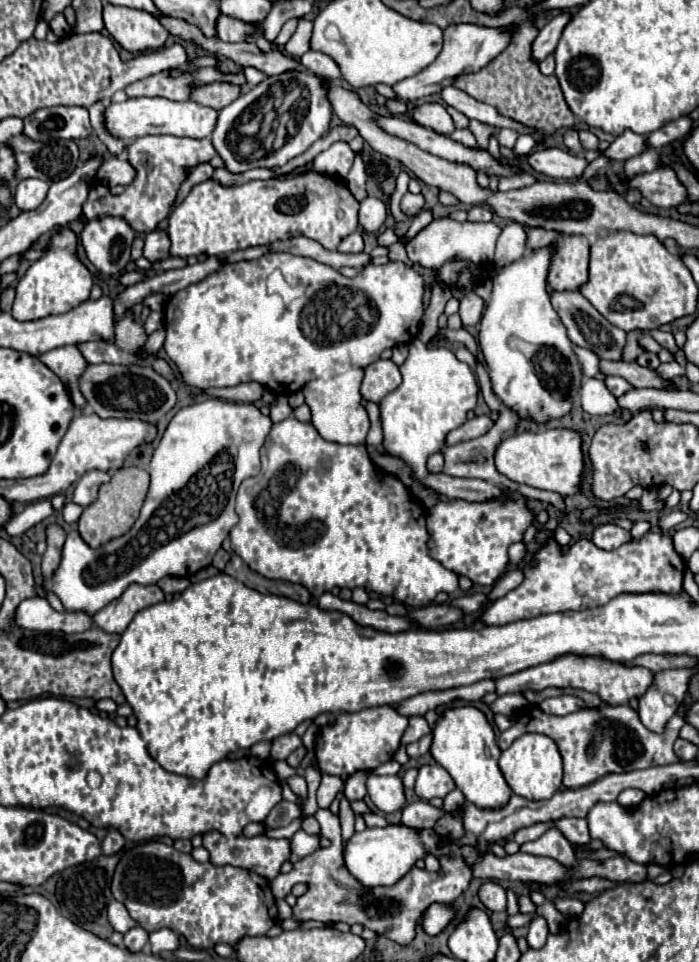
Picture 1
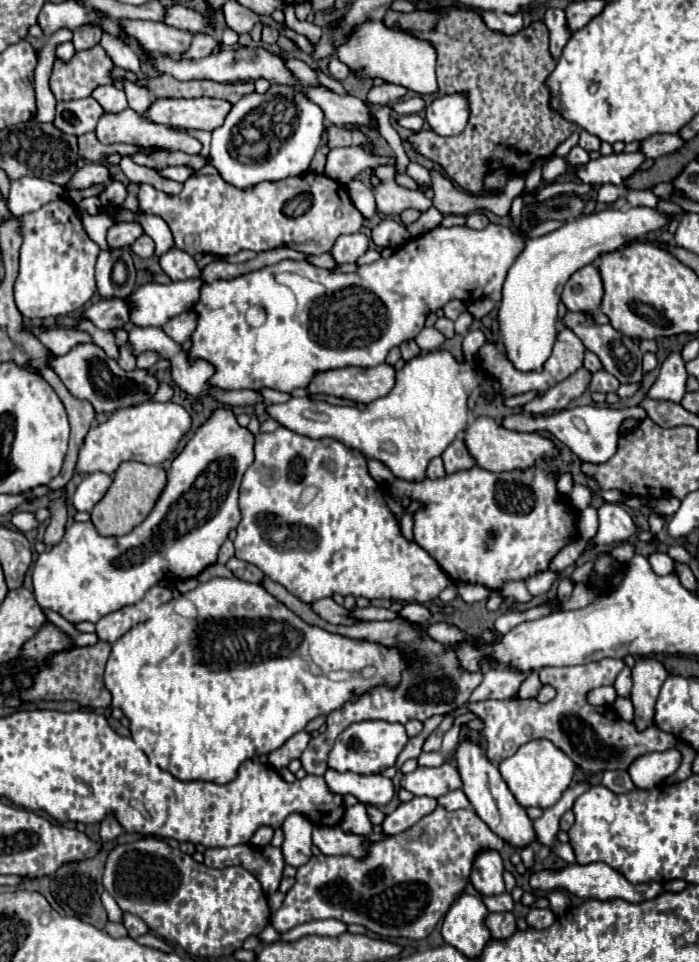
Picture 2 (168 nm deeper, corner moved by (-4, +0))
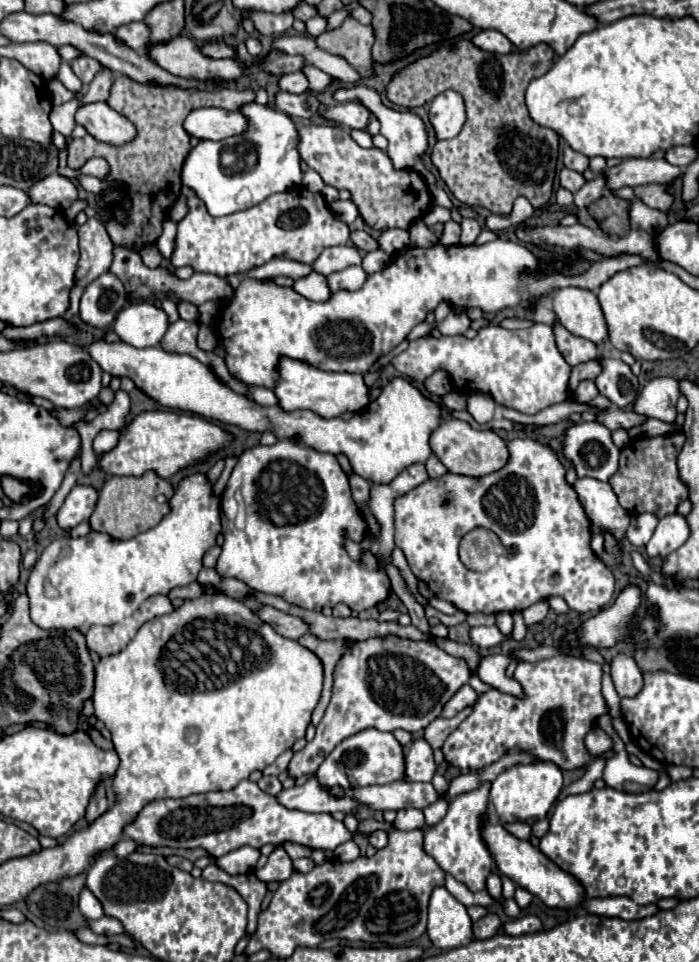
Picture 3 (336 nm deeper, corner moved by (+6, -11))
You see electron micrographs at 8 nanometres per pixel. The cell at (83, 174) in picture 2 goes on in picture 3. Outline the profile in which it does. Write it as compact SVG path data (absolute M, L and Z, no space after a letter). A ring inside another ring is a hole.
M49 174L31 186L27 190L27 196L31 204L45 204L63 210L77 200L77 190L69 178L59 174Z

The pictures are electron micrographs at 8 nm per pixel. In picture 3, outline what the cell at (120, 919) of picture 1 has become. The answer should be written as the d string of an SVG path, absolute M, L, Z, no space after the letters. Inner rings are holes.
M83 888L79 894L79 910L85 918L89 920L97 920L103 916L103 906L101 902L93 896L93 892L89 888Z

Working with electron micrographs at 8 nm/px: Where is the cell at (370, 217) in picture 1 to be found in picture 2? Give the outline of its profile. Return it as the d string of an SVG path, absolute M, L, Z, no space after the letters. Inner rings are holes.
M353 179L347 185L347 193L349 193L349 197L355 203L355 207L359 209L359 213L365 219L371 219L373 215L377 215L377 203L375 203L375 197L373 197L373 191L369 187L365 187L361 181Z

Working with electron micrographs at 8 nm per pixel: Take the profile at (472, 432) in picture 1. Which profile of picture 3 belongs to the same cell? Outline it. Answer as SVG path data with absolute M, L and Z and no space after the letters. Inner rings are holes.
M597 422L571 424L565 434L563 452L579 478L589 476L607 482L619 468L619 448L613 444L611 432Z

